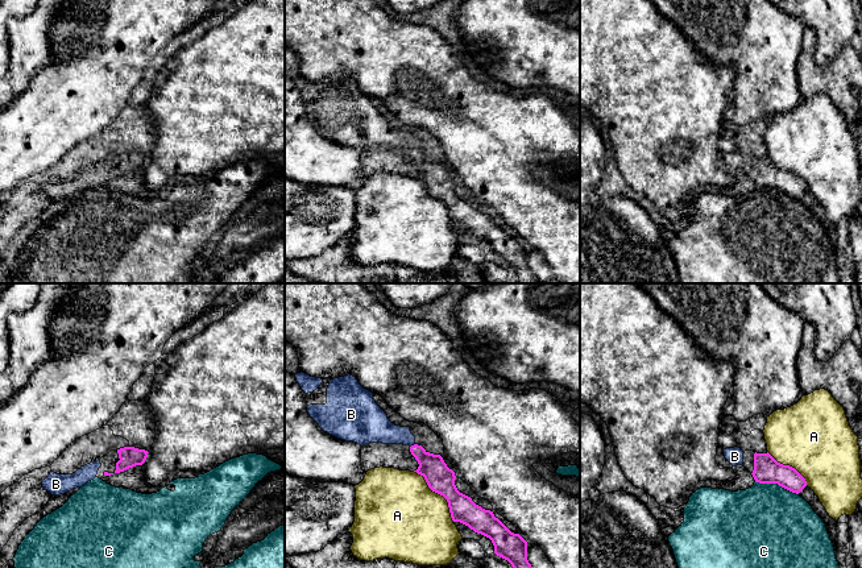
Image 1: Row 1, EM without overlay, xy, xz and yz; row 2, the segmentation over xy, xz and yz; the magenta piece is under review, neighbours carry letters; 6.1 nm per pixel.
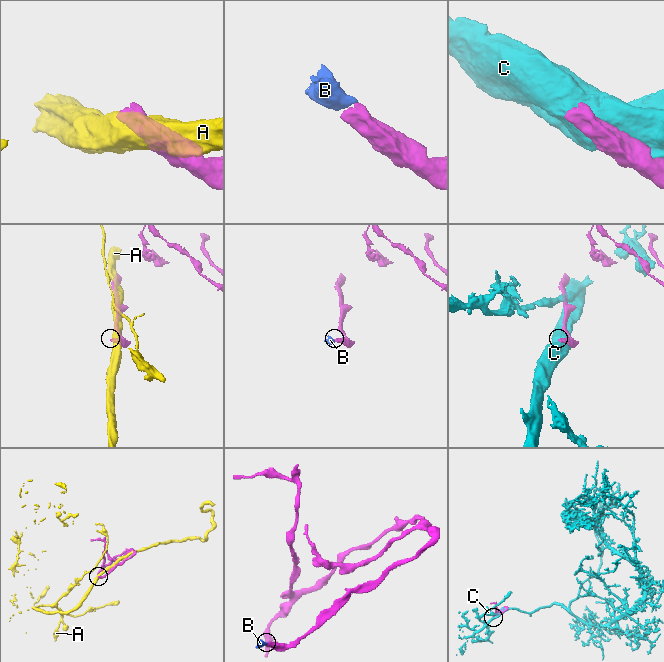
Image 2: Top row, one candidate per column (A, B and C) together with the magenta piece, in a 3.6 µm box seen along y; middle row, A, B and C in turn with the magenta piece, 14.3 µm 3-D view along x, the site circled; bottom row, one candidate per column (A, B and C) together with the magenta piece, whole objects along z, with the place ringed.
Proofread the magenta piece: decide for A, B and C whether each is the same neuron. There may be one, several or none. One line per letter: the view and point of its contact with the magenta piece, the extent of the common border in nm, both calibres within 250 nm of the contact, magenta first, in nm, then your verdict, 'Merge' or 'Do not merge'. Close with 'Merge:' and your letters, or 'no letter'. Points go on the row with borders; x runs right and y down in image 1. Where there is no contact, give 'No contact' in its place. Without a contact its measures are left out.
A: Touches magenta at xz (439, 493). Shared border 400 nm. Thickness 170 nm (magenta) against 480 nm. Do not merge
B: Touches magenta at xz (411, 446). Shared border 40 nm. Thickness 160 nm (magenta) against 180 nm. Merge
C: Touches magenta at yz (776, 482). Shared border 280 nm. Thickness 160 nm (magenta) against 480 nm. Do not merge
Merge: B

